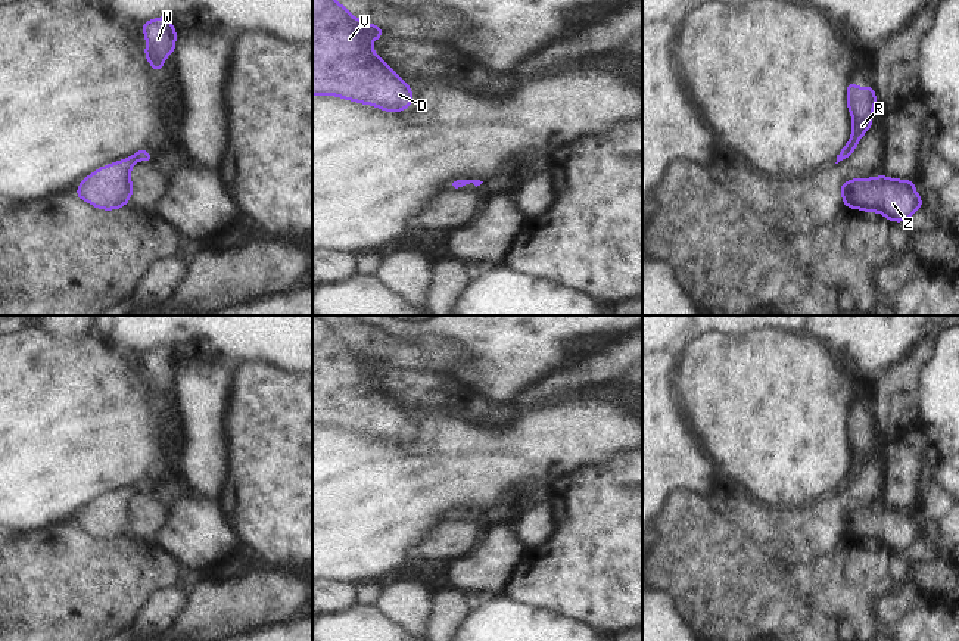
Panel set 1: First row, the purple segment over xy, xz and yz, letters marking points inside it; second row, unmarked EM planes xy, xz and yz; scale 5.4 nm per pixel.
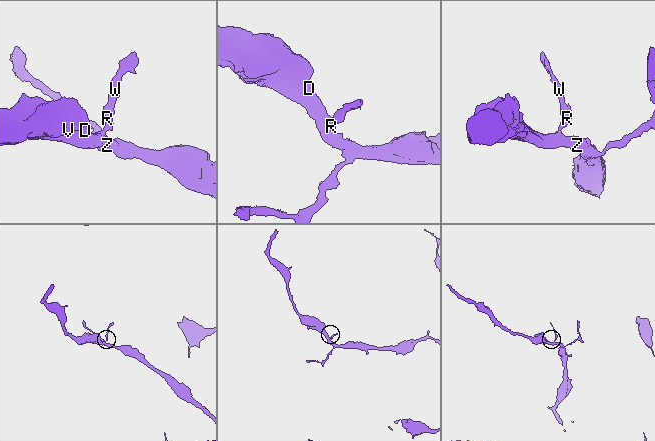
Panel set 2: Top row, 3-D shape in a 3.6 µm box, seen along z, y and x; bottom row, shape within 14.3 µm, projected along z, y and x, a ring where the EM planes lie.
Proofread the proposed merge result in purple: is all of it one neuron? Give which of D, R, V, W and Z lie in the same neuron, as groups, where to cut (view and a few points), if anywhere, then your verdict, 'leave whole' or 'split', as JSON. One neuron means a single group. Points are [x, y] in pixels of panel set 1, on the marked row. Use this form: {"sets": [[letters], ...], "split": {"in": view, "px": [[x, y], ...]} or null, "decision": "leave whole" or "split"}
{"sets": [["D", "R", "V", "W", "Z"]], "split": null, "decision": "leave whole"}

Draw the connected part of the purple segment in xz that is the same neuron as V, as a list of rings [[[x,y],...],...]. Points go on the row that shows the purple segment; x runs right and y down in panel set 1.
[[[312,0],[312,96],[339,96],[386,112],[407,109],[412,90],[371,46],[383,34],[336,0]]]

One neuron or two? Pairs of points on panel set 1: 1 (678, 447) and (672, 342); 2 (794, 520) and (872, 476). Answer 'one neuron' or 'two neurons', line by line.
1: one neuron
2: one neuron

